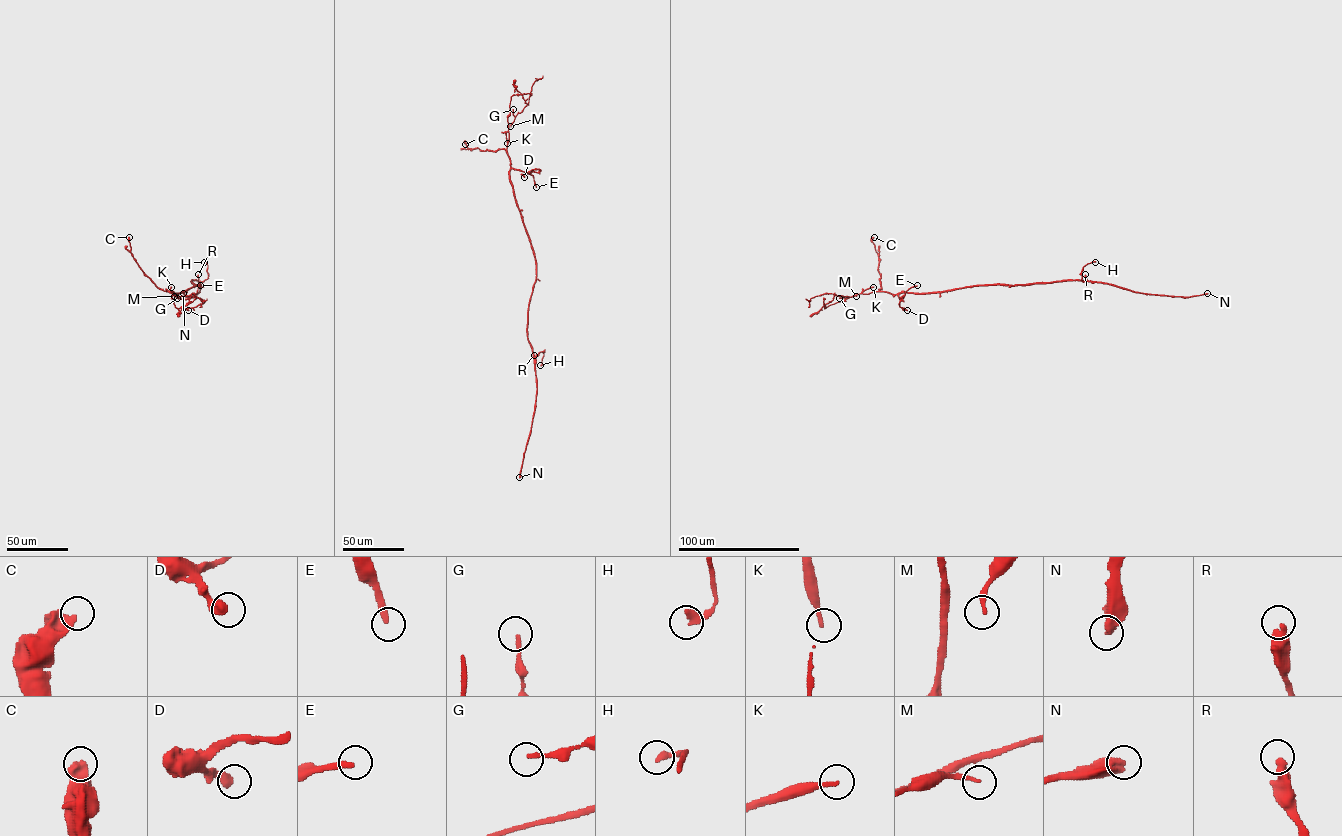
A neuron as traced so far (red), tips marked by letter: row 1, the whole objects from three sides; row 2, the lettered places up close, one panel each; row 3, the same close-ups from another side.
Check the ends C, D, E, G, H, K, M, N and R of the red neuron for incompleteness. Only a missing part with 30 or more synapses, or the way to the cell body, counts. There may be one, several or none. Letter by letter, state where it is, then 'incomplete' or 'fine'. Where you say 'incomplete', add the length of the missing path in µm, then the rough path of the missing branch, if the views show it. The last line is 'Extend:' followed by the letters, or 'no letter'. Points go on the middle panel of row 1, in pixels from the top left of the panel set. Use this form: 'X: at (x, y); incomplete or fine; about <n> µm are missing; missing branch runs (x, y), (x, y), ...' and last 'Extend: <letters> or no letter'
C: at (465, 144); fine
D: at (524, 177); fine
E: at (536, 187); fine
G: at (513, 109); fine
H: at (540, 365); fine
K: at (507, 143); fine
M: at (510, 126); fine
N: at (519, 477); fine
R: at (534, 355); fine
Extend: no letter

